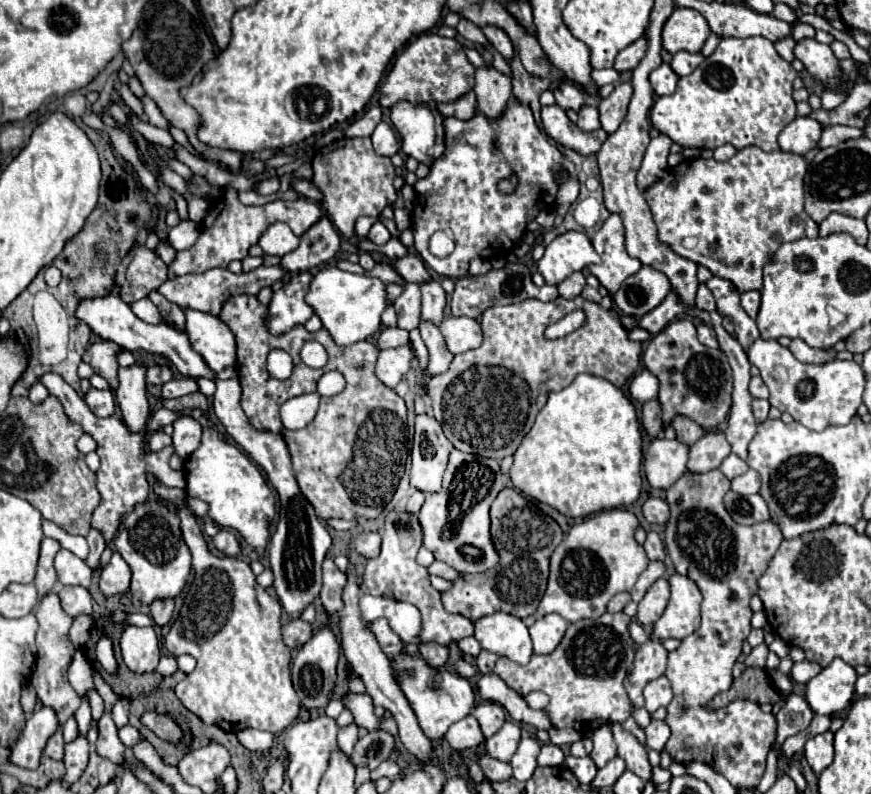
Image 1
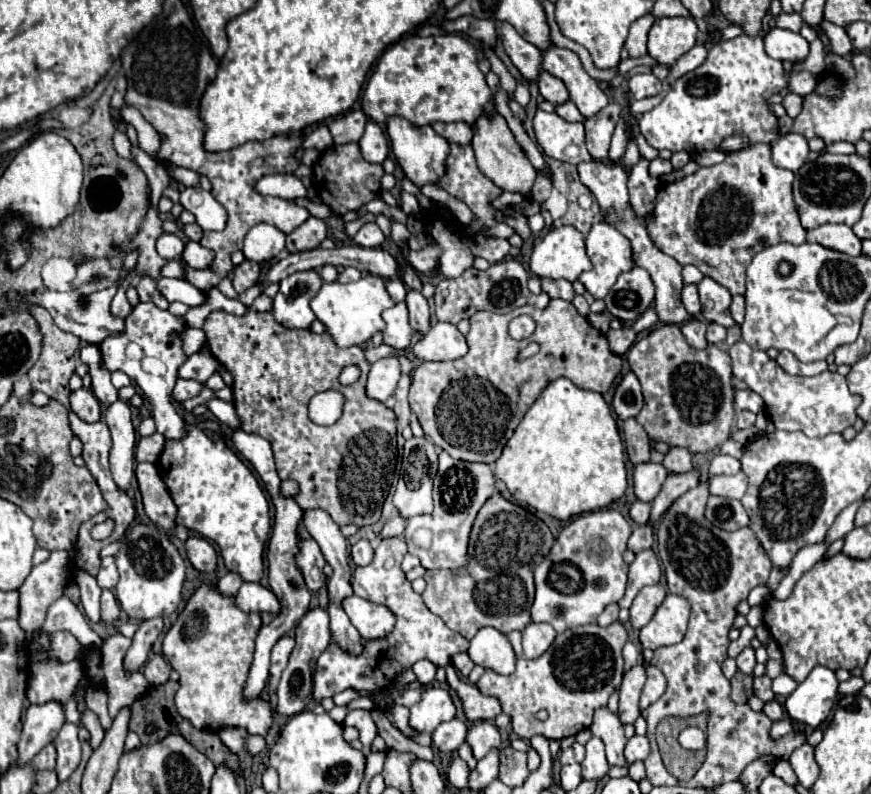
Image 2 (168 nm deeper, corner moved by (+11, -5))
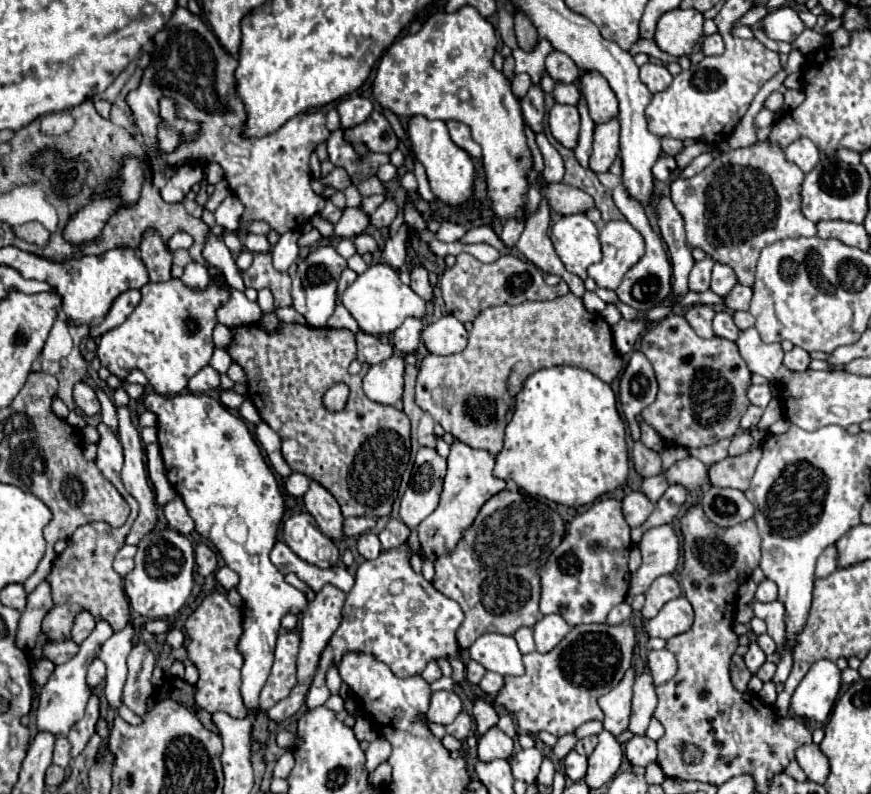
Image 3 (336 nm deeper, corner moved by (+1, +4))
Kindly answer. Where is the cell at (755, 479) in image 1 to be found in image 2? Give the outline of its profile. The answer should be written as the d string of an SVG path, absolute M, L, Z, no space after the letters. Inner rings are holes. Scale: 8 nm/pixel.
M740 471L736 475L716 475L710 477L710 493L718 497L730 497L730 499L742 499L748 489L748 479Z

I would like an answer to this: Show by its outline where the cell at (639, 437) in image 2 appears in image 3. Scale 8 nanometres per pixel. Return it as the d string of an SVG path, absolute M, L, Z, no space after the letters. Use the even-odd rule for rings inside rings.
M636 442L636 444L634 444L632 460L634 460L634 470L636 470L642 478L650 478L650 476L662 474L662 460L660 460L658 452L646 448L642 442Z

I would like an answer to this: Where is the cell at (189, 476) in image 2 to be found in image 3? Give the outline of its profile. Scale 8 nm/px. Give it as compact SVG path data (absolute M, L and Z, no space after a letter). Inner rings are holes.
M148 392L142 404L158 418L158 444L166 476L184 500L194 520L194 530L208 538L218 548L226 566L240 576L236 588L244 600L244 632L238 642L238 652L244 658L240 692L248 710L262 712L258 696L272 668L280 620L286 614L300 614L308 606L306 594L286 584L284 576L270 562L270 550L284 514L284 498L276 476L266 464L246 422L218 400L206 394L162 396ZM232 520L236 520L236 530L240 530L238 536L226 536L226 524Z

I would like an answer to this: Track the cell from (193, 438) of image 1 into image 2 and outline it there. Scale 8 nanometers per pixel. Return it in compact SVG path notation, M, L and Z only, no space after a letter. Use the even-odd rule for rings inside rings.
M138 303L124 323L124 333L108 337L104 343L100 343L104 367L108 371L124 371L130 379L136 381L136 387L154 407L152 419L158 433L162 433L166 439L182 439L182 435L186 435L186 421L176 413L170 395L178 379L178 367L186 361L182 343L176 337L176 333L184 331L186 321L174 317L170 311L158 309L154 303Z

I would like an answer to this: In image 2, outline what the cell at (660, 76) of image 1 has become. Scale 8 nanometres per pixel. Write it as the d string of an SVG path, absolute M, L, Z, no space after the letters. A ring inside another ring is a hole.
M638 73L630 79L630 95L634 99L646 99L654 97L662 91L662 81L656 79L652 73Z

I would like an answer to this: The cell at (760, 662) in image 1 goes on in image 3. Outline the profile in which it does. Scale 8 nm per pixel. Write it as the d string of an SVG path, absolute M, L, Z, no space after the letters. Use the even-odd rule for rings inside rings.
M752 642L750 648L748 648L748 654L744 656L744 660L746 660L748 670L750 670L752 674L756 674L756 670L766 662L766 654L762 652L762 648L760 648L756 642Z

